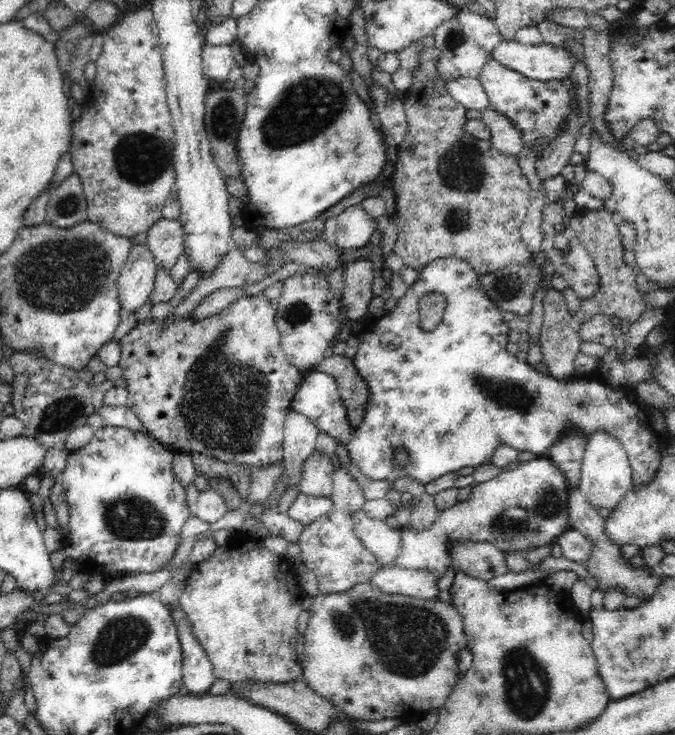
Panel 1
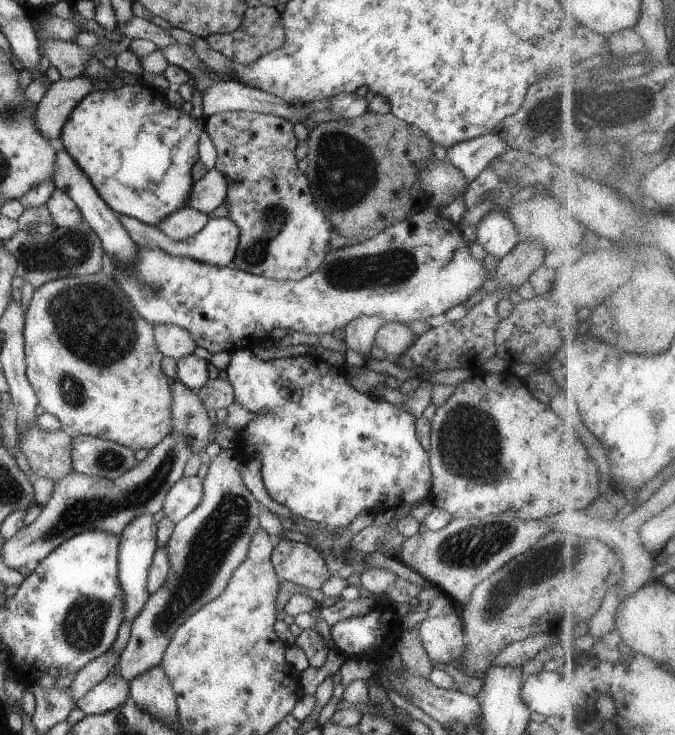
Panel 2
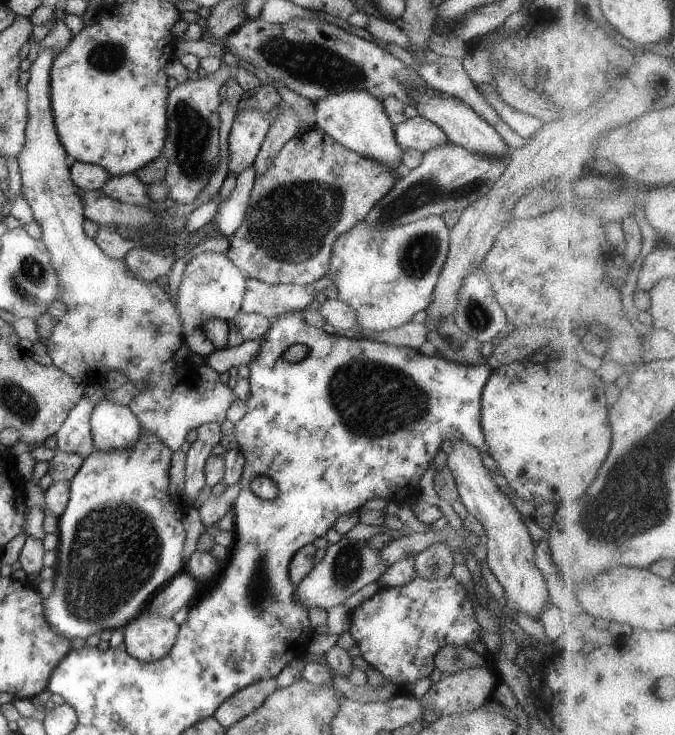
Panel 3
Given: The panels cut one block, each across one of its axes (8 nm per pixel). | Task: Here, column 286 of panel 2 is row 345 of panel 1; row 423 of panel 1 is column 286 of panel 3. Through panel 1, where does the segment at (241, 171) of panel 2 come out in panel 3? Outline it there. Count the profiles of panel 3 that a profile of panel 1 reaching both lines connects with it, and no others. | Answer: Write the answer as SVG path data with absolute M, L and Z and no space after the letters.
M322 129L297 132L282 146L278 156L272 158L268 170L255 176L246 218L236 234L227 238L229 247L226 256L247 279L269 285L306 286L330 270L330 256L336 238L365 220L370 210L392 190L398 179L388 166L348 150Z

